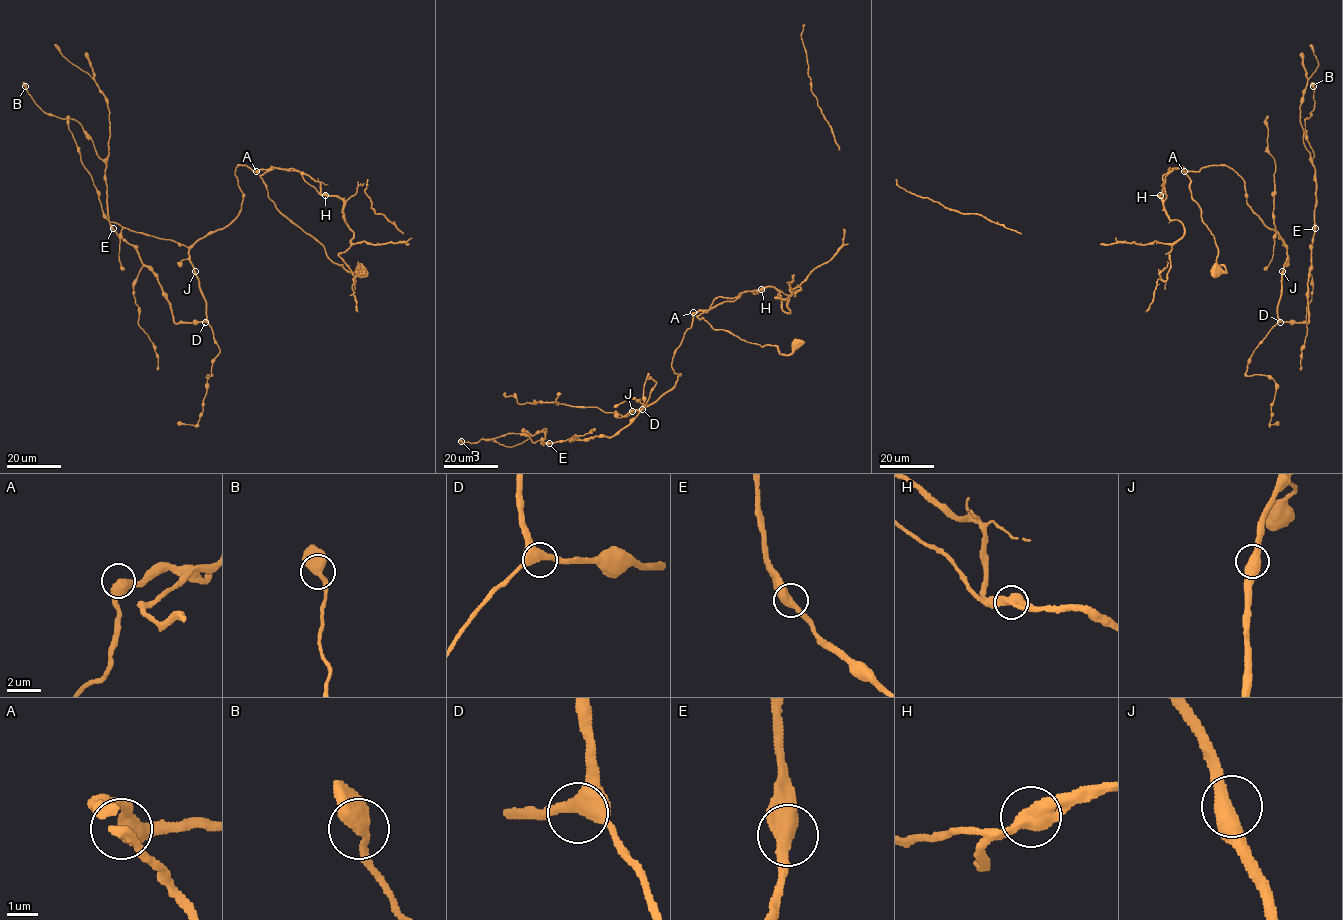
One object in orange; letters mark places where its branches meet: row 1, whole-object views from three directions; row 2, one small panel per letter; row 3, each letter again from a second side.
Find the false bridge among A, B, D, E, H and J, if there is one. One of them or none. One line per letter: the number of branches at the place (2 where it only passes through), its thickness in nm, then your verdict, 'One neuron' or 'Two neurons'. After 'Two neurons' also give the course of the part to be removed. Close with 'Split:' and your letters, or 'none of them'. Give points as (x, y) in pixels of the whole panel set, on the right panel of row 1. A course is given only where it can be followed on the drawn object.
A: Branches: 2. Thickness 480 nm. One neuron
B: Branches: 2. Thickness 500 nm. One neuron
D: Branches: 2. Thickness 480 nm. One neuron
E: Branches: 2. Thickness 500 nm. One neuron
H: Branches: 2. Thickness 500 nm. One neuron
J: Branches: 2. Thickness 500 nm. One neuron
Split: none of them

